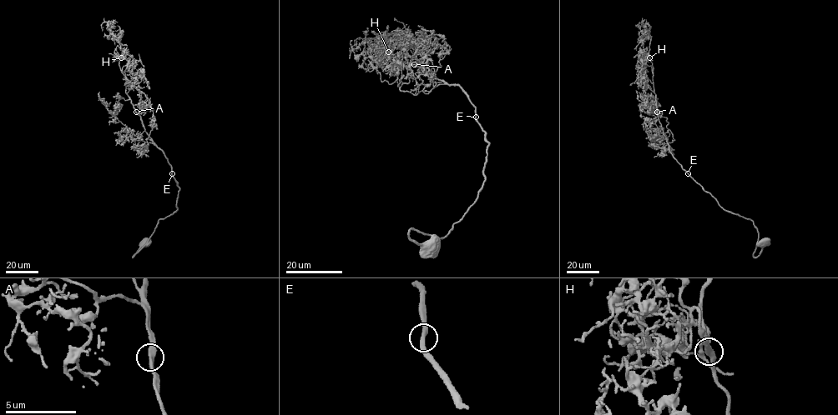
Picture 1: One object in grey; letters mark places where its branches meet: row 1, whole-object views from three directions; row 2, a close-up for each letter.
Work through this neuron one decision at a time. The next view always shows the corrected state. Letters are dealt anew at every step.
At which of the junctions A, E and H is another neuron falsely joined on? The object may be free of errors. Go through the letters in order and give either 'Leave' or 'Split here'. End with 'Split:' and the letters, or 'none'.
A: Leave
E: Leave
H: Leave
Split: none

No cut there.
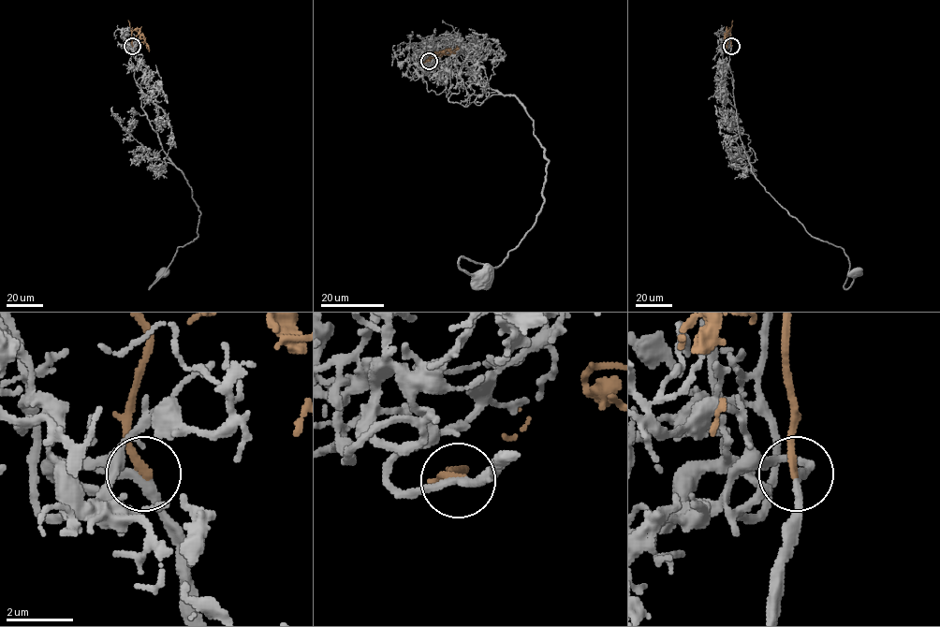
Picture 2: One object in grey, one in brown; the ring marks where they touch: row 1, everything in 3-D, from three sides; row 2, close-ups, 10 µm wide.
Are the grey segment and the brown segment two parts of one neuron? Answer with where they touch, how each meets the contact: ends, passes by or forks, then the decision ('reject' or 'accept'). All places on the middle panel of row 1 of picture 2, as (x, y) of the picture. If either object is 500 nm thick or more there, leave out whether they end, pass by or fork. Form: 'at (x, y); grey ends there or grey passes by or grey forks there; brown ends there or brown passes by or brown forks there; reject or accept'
at (429, 61); grey passes by; brown ends there; accept

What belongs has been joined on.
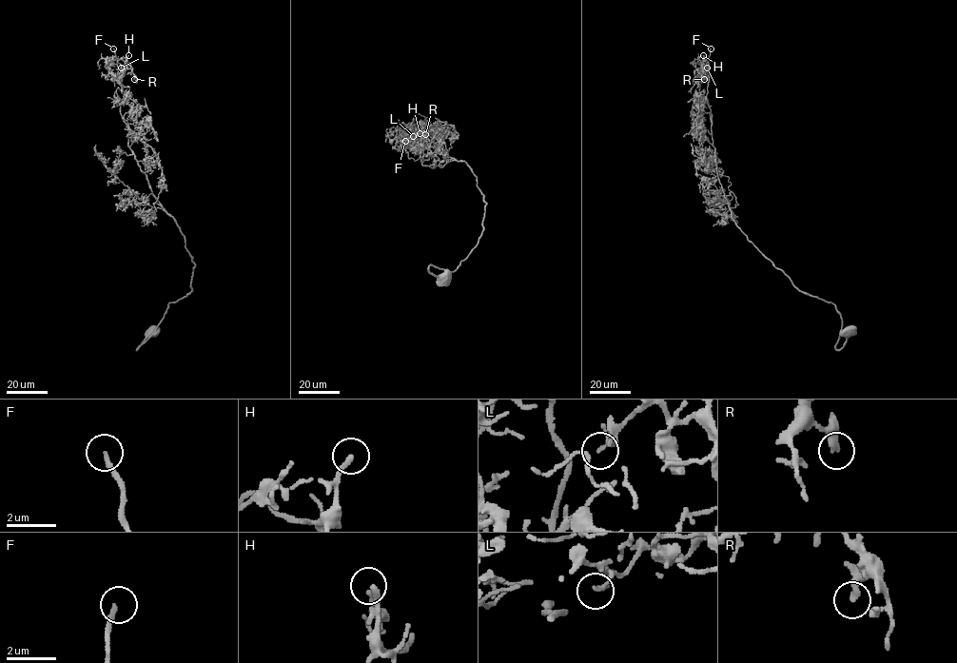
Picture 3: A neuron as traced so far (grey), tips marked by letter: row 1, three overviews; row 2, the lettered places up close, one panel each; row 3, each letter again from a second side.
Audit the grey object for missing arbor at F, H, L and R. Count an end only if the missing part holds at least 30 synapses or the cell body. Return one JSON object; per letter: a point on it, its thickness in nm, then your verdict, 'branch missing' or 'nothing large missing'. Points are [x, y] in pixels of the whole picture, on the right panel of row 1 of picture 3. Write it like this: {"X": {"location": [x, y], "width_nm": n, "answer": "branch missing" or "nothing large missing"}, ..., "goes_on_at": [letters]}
{"F": {"location": [711, 48], "width_nm": 180, "answer": "branch missing"}, "H": {"location": [703, 55], "width_nm": 220, "answer": "nothing large missing"}, "L": {"location": [707, 68], "width_nm": 110, "answer": "nothing large missing"}, "R": {"location": [704, 79], "width_nm": 240, "answer": "nothing large missing"}, "goes_on_at": ["F"]}

